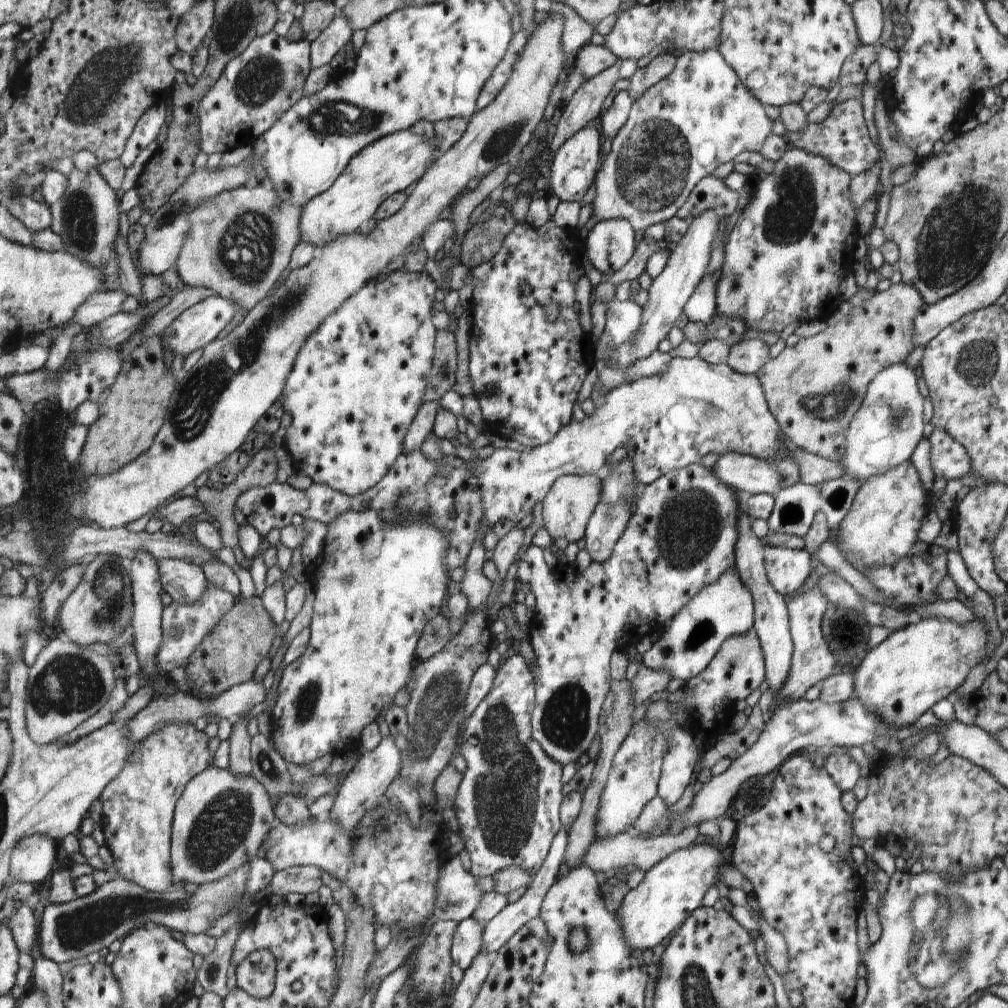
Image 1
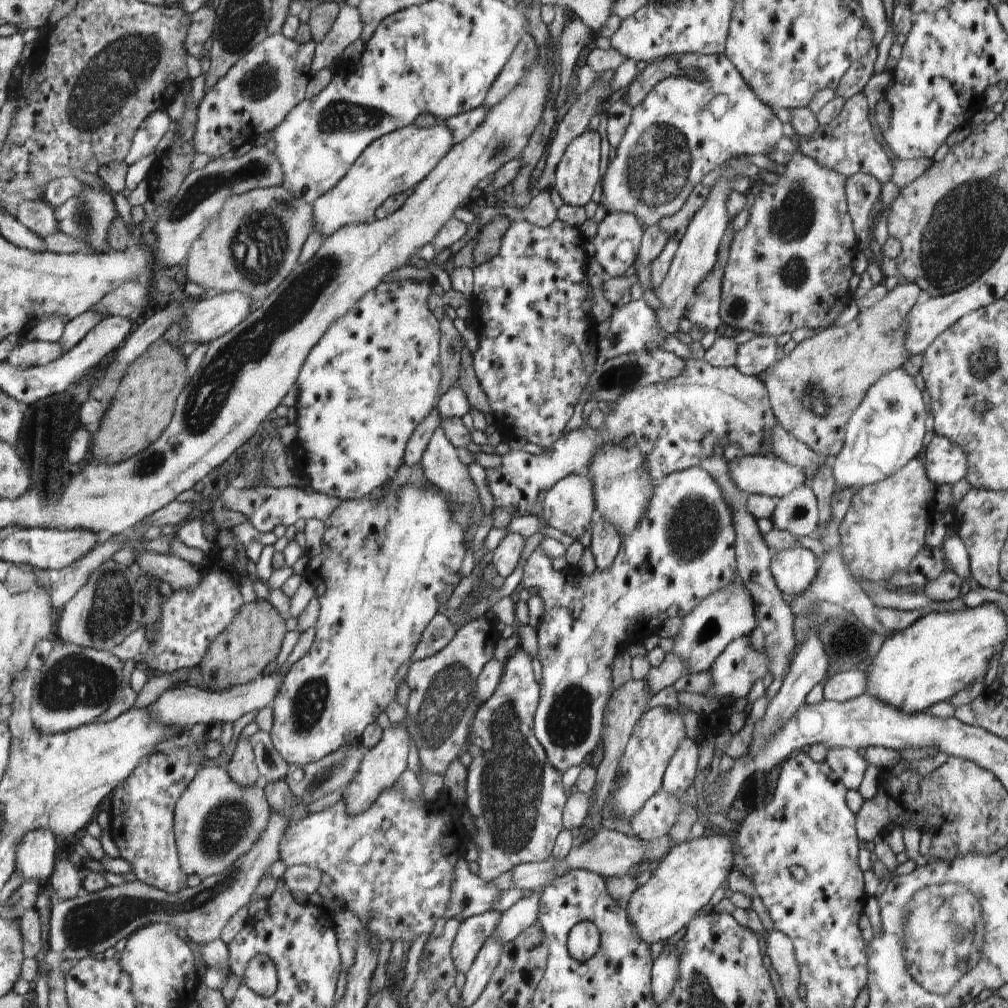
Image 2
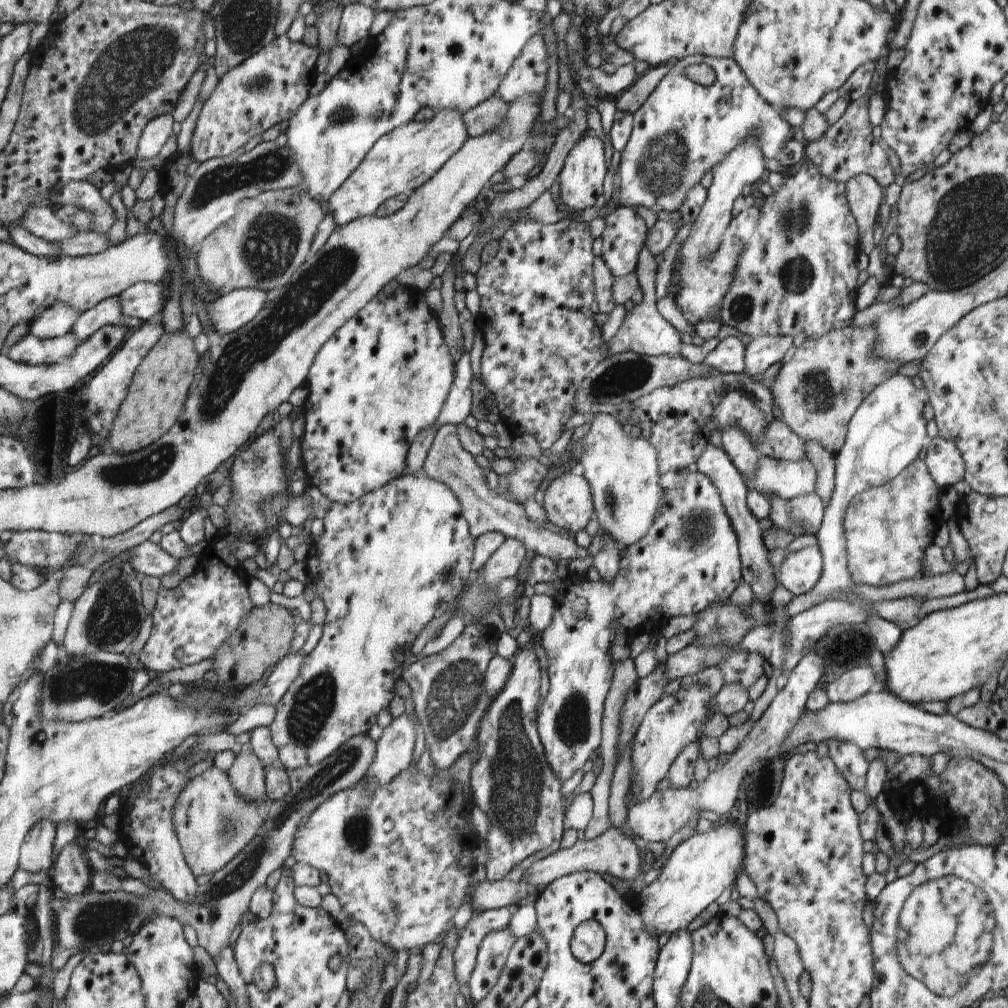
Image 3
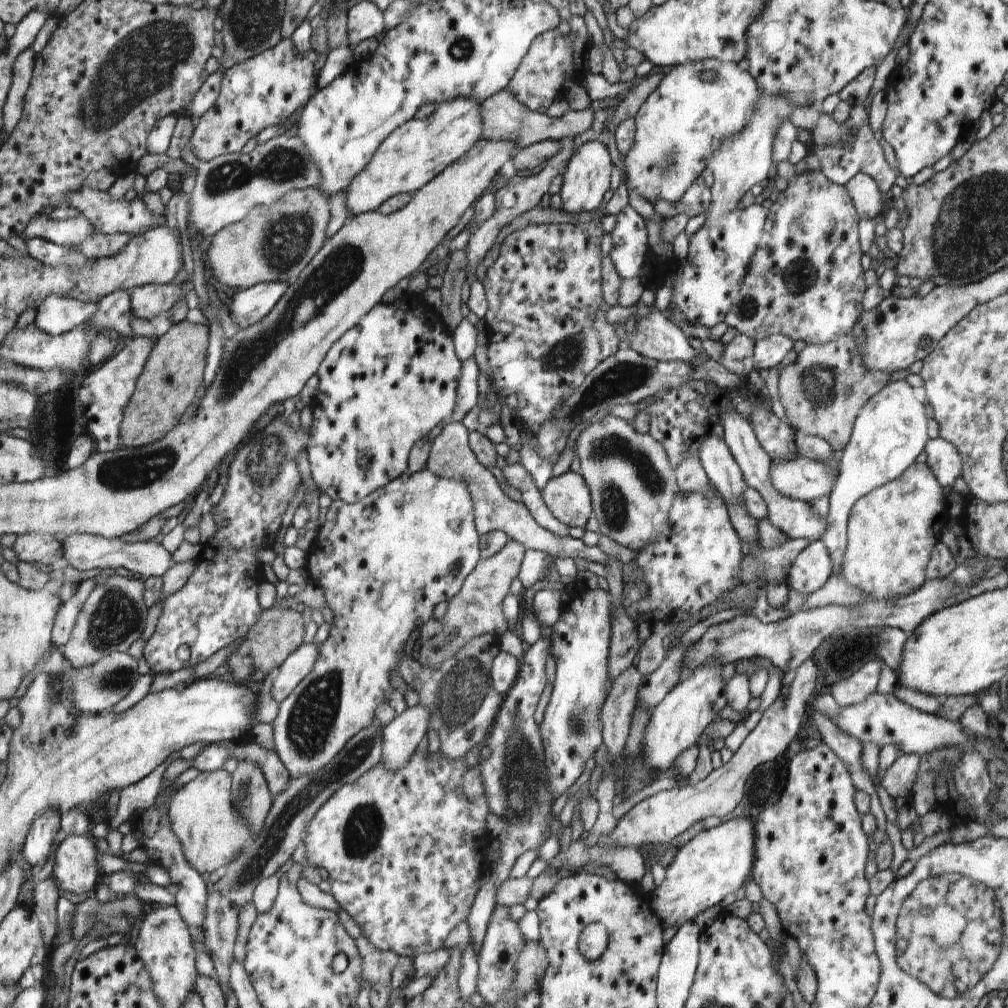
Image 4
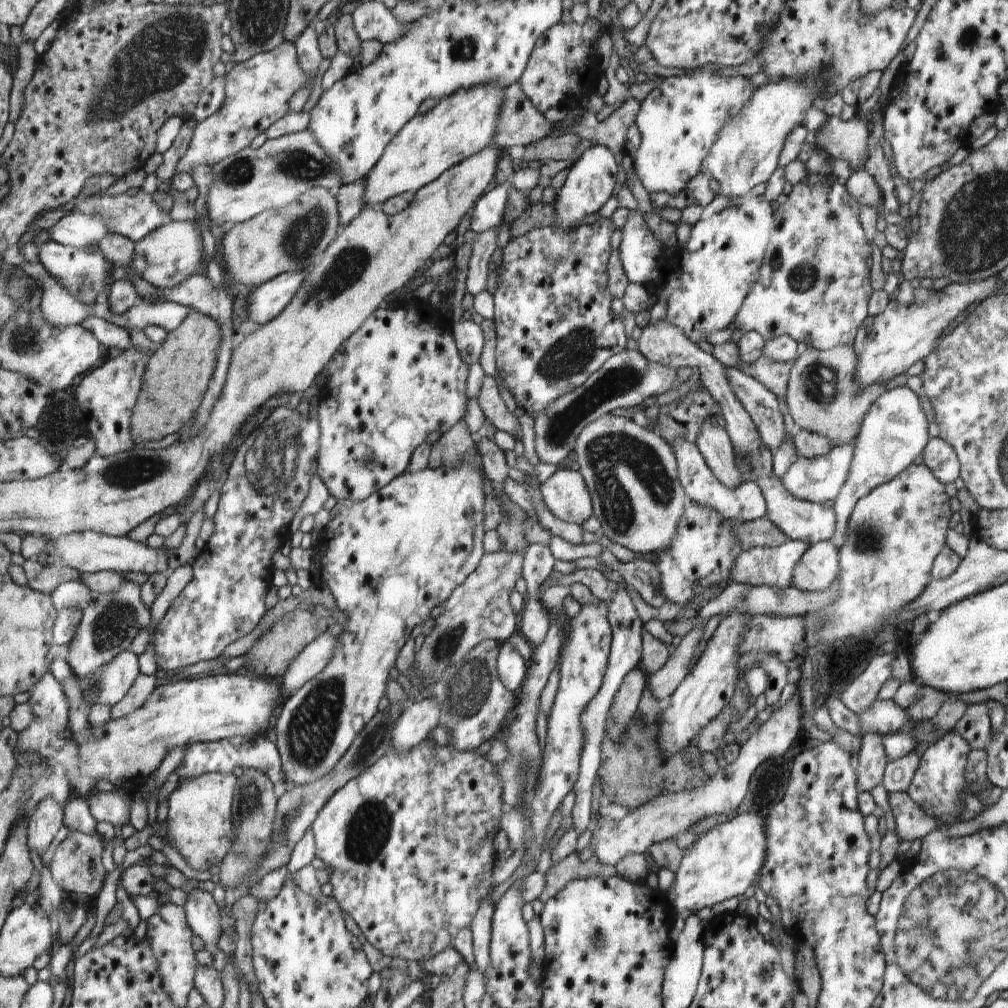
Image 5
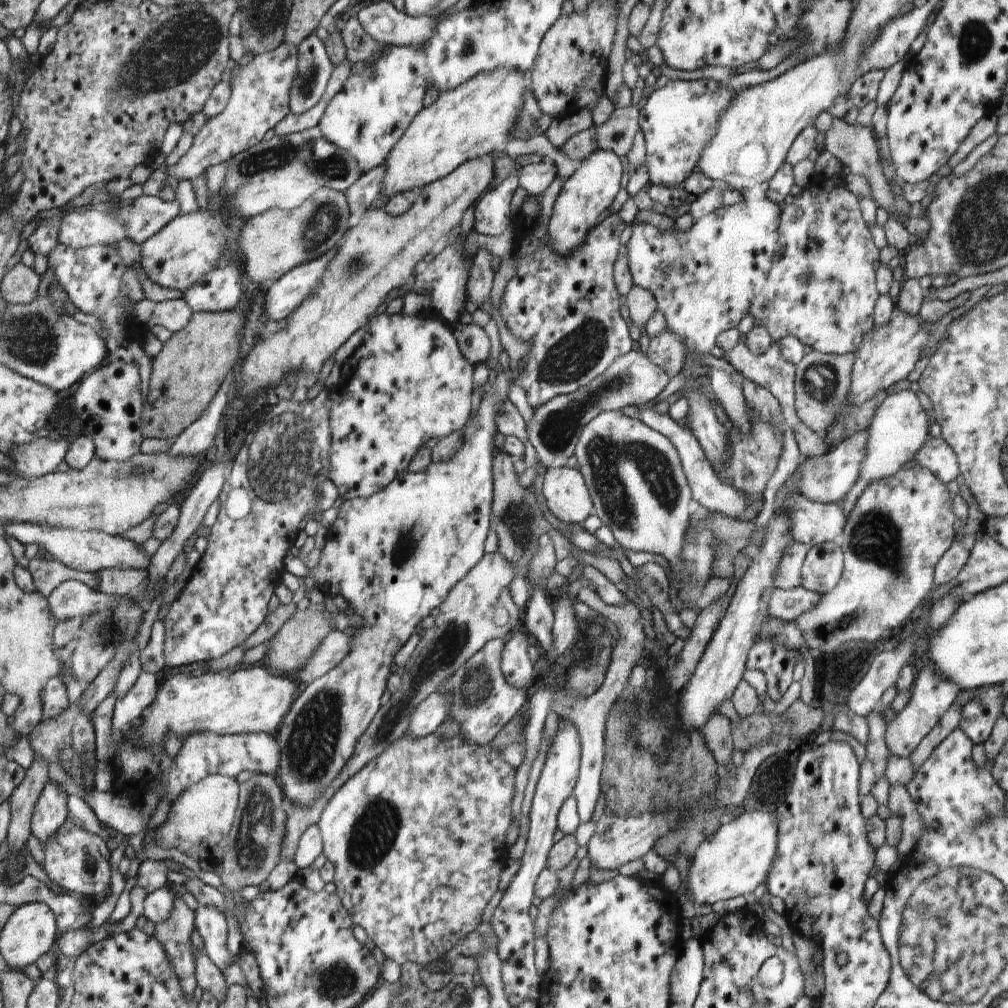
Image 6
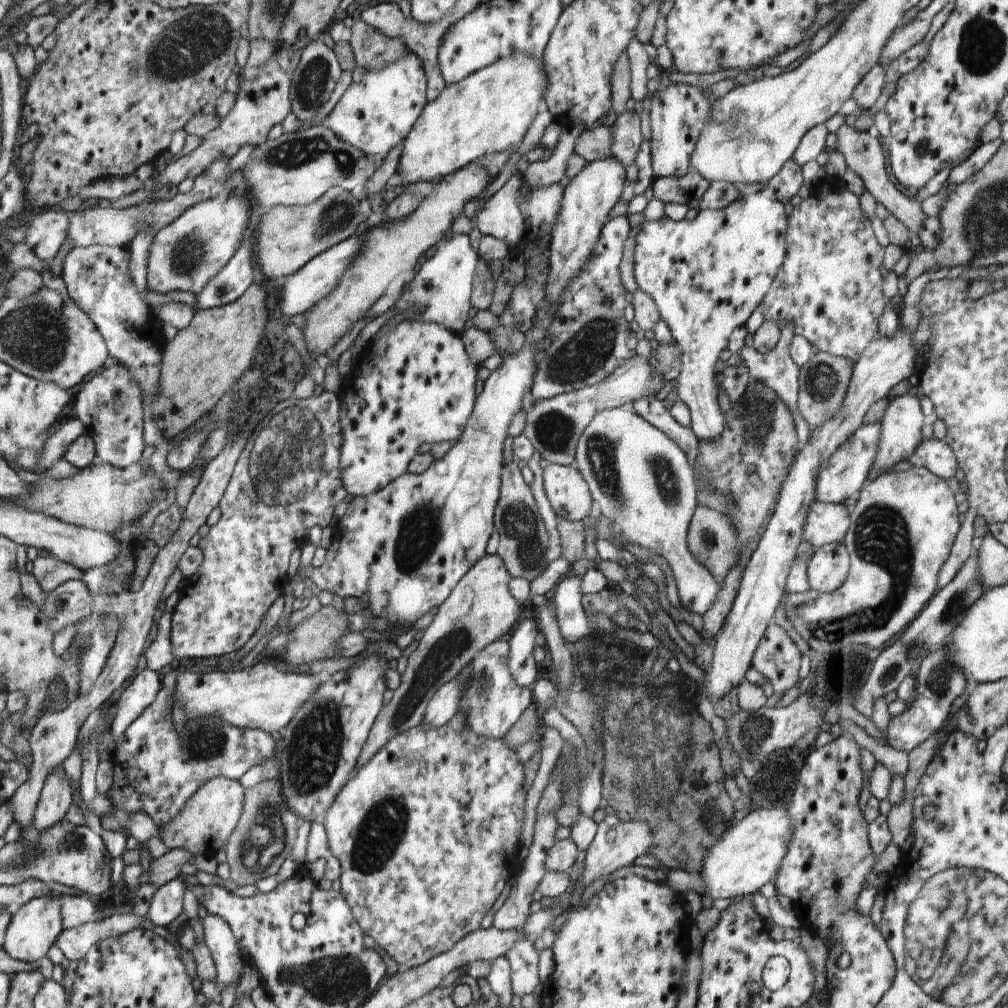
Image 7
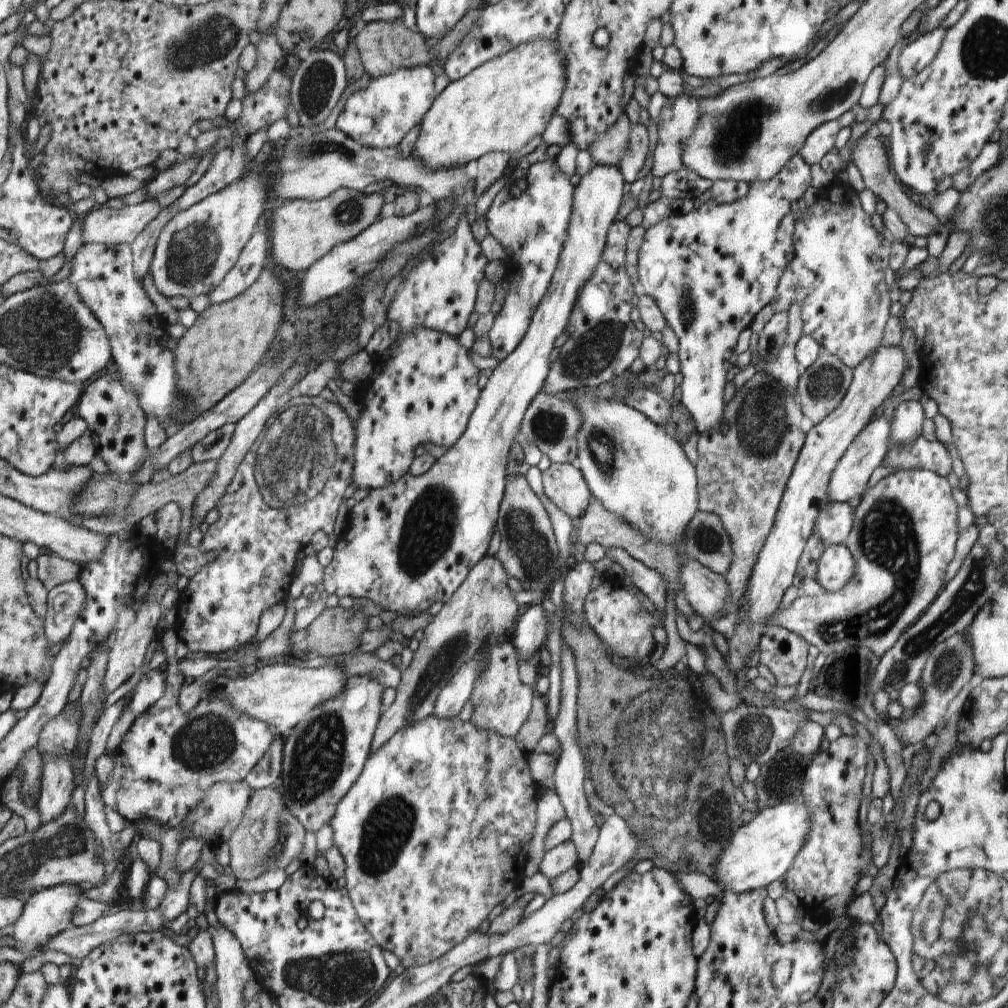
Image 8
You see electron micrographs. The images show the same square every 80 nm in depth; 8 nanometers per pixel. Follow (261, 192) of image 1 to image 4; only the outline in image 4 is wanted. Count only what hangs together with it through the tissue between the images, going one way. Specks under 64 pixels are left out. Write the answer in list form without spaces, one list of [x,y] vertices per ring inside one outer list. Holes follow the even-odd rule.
[[[316,188],[292,189],[291,192],[288,192],[288,194],[282,198],[282,200],[276,201],[275,204],[256,205],[255,208],[252,208],[252,210],[246,214],[242,221],[232,223],[231,225],[220,229],[219,232],[212,237],[210,246],[208,246],[205,270],[207,271],[209,278],[214,278],[218,284],[224,284],[224,286],[230,286],[230,288],[246,290],[246,288],[259,285],[260,283],[281,281],[288,282],[288,285],[290,286],[297,281],[301,270],[310,264],[312,257],[314,257],[322,246],[324,246],[324,242],[328,241],[328,224],[330,224],[330,218],[332,218],[330,200],[327,196],[322,194],[322,191],[319,191]]]

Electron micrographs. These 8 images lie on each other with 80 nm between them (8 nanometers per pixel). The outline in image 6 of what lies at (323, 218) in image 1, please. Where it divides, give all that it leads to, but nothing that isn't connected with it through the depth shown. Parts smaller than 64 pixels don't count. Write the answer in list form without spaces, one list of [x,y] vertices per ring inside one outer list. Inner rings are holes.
[[[500,67],[488,73],[480,73],[451,91],[440,93],[439,97],[429,107],[424,107],[424,114],[420,114],[420,118],[416,118],[416,122],[411,122],[412,130],[408,130],[408,134],[404,134],[404,138],[400,138],[400,146],[396,146],[396,150],[392,150],[392,158],[388,158],[388,162],[383,162],[385,171],[379,186],[379,193],[382,194],[382,196],[386,196],[386,198],[390,198],[395,194],[409,193],[412,188],[422,188],[423,186],[430,185],[431,182],[446,177],[447,174],[452,173],[456,168],[462,165],[463,162],[492,154],[496,150],[501,150],[505,146],[505,143],[511,138],[509,134],[515,125],[518,111],[522,104],[522,91],[526,87],[530,89],[530,76],[528,76],[526,72],[509,69],[508,67]]]

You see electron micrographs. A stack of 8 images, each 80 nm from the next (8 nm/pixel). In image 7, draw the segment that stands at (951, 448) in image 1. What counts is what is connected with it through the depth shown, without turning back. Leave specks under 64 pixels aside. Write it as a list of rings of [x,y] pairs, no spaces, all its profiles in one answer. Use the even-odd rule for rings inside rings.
[[[924,438],[909,456],[908,461],[913,466],[927,468],[945,481],[952,478],[959,467],[954,451],[943,439]]]

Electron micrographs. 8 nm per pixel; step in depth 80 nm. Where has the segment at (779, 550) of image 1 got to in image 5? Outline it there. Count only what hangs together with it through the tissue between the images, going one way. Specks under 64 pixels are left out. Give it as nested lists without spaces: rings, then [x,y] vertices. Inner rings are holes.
[[[828,540],[810,544],[794,567],[791,584],[801,591],[823,591],[839,576],[839,550]]]

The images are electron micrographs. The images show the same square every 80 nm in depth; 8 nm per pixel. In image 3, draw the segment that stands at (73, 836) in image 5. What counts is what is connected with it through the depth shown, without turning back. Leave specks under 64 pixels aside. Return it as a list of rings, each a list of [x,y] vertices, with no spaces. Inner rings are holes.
[[[78,843],[66,844],[51,871],[53,888],[62,890],[68,897],[78,897],[86,892],[90,884],[90,870],[82,860],[82,850]]]

